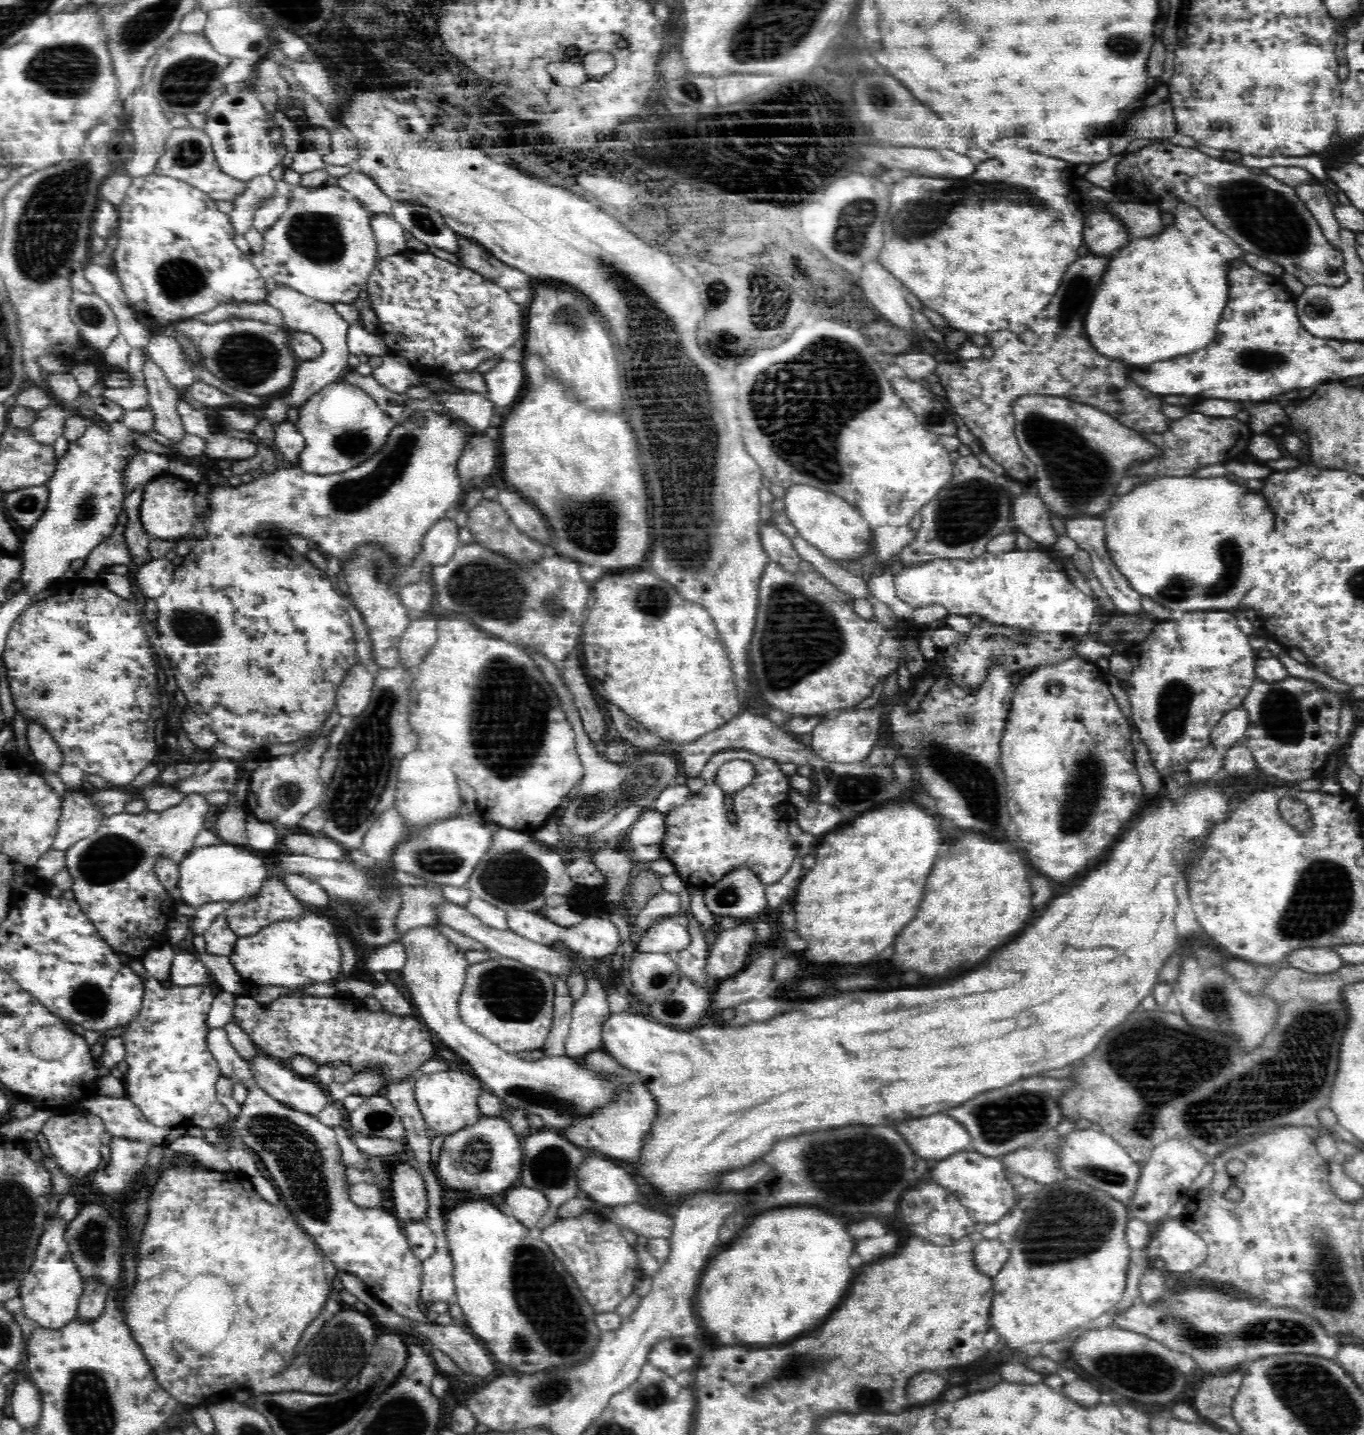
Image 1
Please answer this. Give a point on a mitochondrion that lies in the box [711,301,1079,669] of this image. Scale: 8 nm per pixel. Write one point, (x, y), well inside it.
(803, 404)

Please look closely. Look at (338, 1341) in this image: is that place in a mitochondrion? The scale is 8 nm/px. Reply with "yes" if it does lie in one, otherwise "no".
yes

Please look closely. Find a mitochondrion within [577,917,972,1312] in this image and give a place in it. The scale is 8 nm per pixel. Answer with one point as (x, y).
(863, 1166)

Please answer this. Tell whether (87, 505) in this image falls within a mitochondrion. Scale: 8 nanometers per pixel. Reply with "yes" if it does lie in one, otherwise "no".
yes

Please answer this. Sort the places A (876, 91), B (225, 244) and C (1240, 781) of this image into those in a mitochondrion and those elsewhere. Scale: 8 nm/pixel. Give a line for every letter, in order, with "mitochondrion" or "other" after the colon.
A: mitochondrion
B: other
C: other

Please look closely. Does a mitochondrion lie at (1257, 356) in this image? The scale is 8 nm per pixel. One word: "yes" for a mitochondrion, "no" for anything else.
yes

